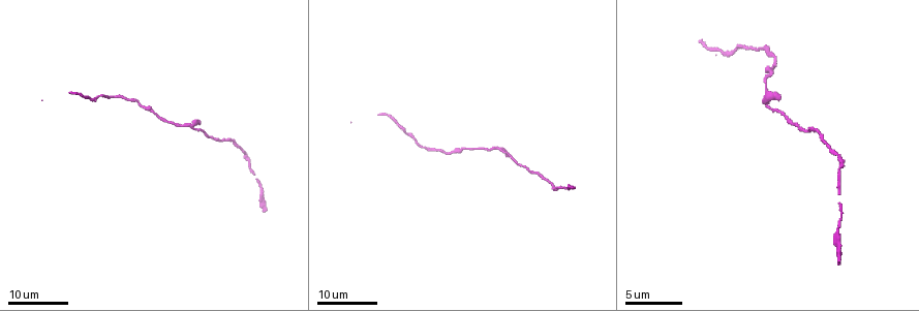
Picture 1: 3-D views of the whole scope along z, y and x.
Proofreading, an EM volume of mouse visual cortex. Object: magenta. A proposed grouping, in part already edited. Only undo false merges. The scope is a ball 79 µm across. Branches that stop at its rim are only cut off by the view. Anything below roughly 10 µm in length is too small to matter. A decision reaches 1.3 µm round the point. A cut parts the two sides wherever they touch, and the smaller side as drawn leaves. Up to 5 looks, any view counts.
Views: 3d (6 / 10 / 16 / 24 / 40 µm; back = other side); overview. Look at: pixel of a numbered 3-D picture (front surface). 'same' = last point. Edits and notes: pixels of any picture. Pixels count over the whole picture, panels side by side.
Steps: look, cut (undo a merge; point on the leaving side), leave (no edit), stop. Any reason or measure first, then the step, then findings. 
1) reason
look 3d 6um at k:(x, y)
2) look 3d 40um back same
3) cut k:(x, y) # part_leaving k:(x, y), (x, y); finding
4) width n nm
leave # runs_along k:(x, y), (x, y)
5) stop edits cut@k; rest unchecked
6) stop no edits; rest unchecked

small branch off a trunk
look 3d 24um at 1:(770, 106)

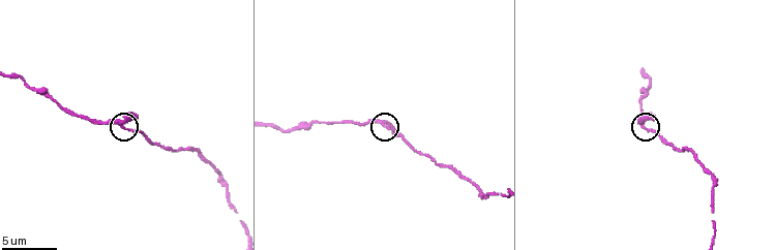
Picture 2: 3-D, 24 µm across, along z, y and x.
look 3d 6um at 2:(385, 124)

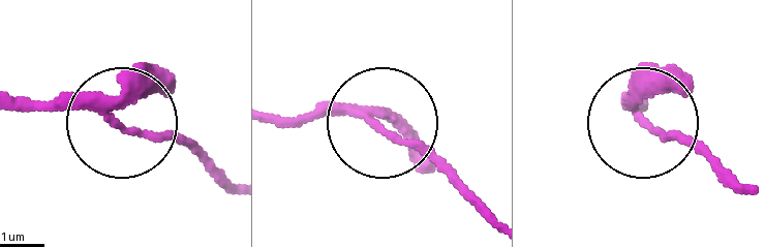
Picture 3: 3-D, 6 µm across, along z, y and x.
arms 3
leave # all the same cell

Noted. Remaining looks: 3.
thick turns thin
look 3d 10um at 2:(644, 97)

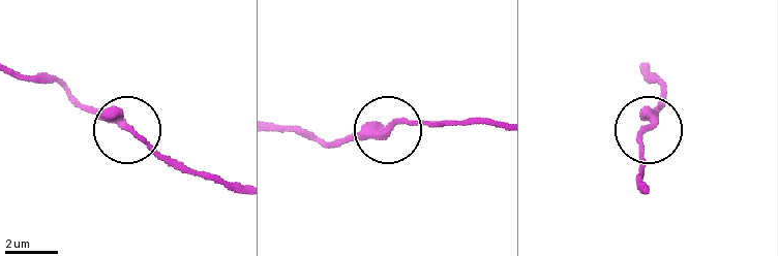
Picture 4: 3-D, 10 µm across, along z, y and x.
leave # runs_along 4:(482, 121), (397, 121), (333, 140); all the same cell

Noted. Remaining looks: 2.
a narrow waist
look 3d 16um at 2:(495, 194)

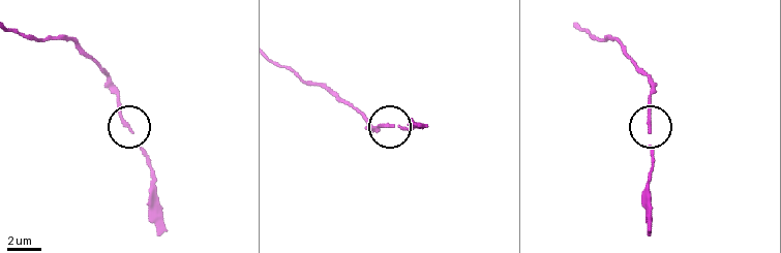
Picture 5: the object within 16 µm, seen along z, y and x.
closer look
look 3d 6um at 5:(132, 129)

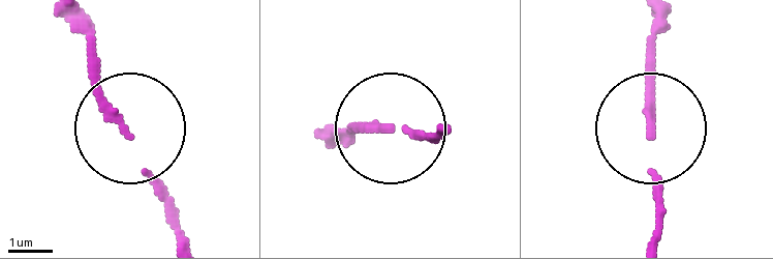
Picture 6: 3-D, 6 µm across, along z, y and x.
width 130 nm
leave # runs_along 6:(335, 128), (442, 139); all the same cell

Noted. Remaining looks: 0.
stop no edits; rest unchecked

